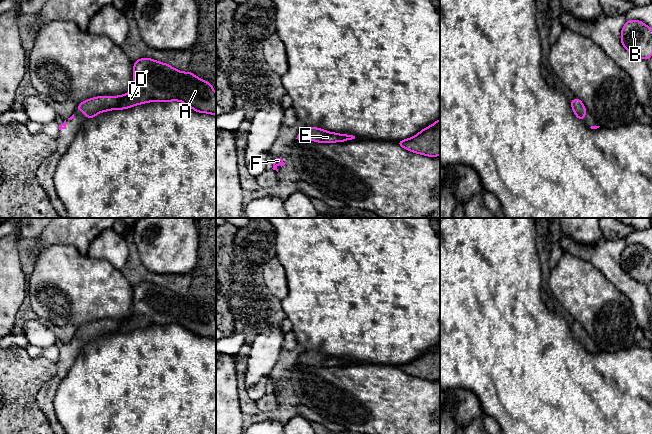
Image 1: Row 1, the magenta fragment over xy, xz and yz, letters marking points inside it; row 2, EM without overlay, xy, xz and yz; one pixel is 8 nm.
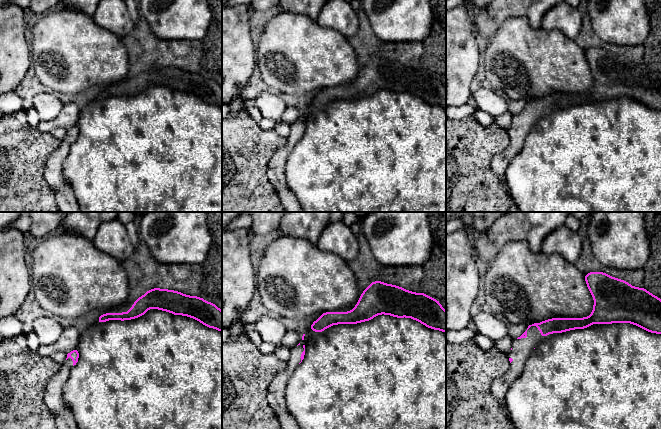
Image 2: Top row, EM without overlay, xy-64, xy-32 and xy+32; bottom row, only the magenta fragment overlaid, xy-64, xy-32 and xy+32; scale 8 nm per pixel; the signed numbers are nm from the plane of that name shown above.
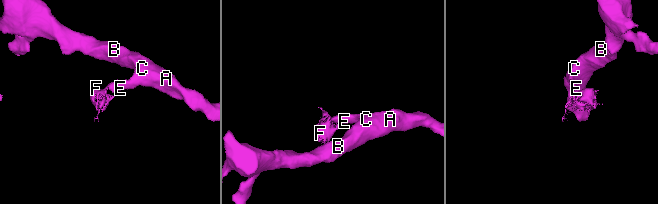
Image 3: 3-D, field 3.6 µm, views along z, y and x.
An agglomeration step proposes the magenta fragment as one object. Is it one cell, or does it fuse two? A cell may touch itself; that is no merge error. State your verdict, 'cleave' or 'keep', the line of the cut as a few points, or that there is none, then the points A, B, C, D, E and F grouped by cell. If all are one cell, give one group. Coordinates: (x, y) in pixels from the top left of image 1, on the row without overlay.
keep | no cut | A B C D E F

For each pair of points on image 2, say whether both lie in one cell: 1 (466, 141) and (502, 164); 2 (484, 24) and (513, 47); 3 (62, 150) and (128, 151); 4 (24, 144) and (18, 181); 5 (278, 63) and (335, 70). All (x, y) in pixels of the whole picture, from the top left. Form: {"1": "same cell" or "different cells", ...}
{"1": "different cells", "2": "different cells", "3": "different cells", "4": "same cell", "5": "same cell"}

